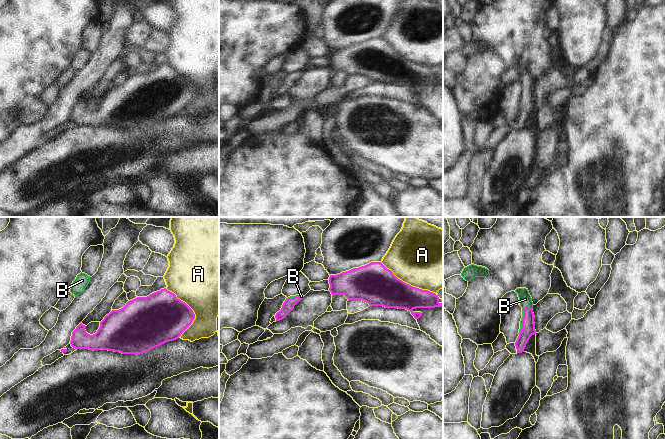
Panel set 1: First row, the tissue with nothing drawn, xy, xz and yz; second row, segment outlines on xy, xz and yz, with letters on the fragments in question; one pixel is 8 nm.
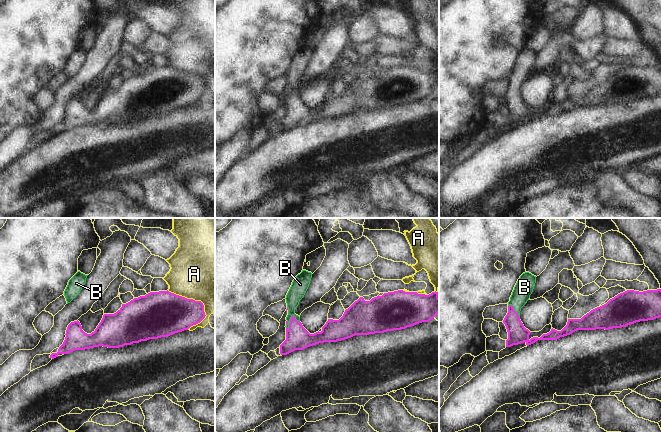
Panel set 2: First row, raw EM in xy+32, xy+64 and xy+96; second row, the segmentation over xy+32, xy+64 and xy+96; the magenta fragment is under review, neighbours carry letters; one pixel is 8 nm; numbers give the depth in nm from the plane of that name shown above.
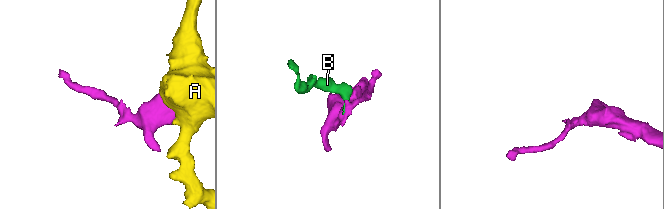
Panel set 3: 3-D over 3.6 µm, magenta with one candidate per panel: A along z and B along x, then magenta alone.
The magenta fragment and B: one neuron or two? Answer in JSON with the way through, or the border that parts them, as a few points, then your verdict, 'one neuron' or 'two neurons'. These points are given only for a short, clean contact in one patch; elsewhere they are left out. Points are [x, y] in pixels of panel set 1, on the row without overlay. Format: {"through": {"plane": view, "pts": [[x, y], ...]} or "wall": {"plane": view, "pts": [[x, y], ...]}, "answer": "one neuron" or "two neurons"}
{"through": {"plane": "yz", "pts": [[528, 102], [523, 95], [525, 75]]}, "answer": "one neuron"}

